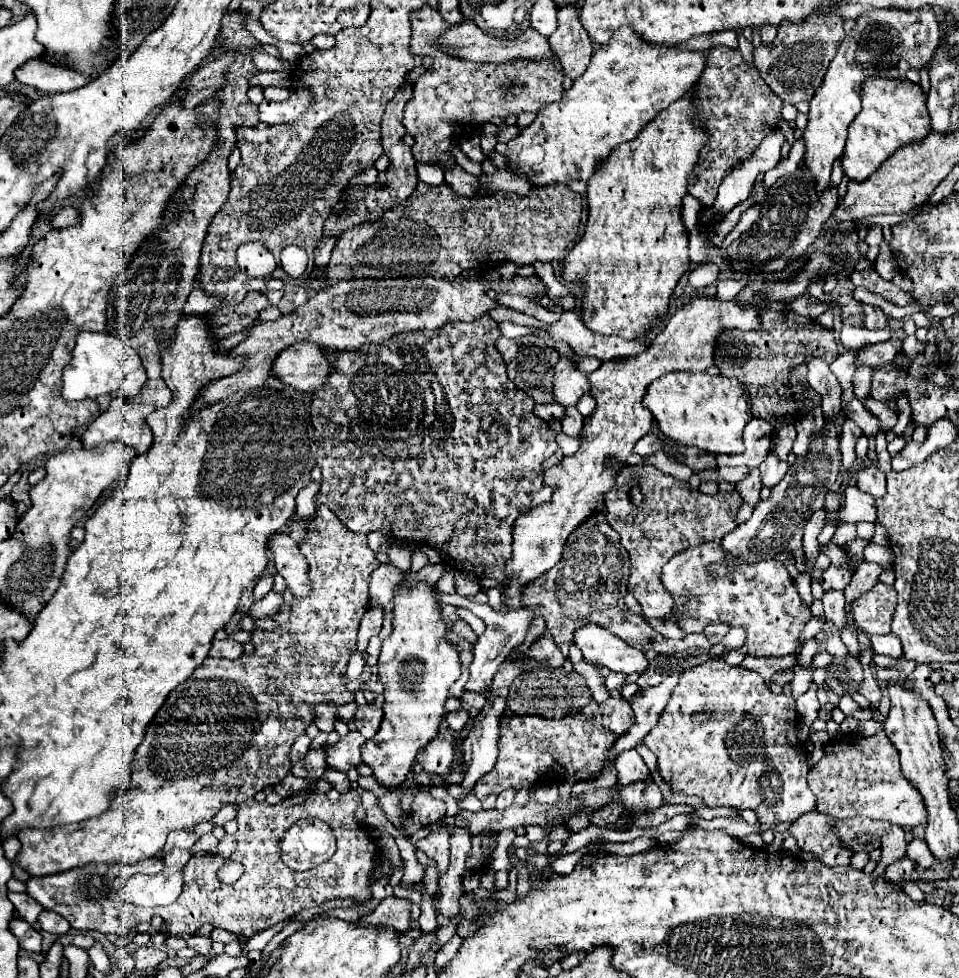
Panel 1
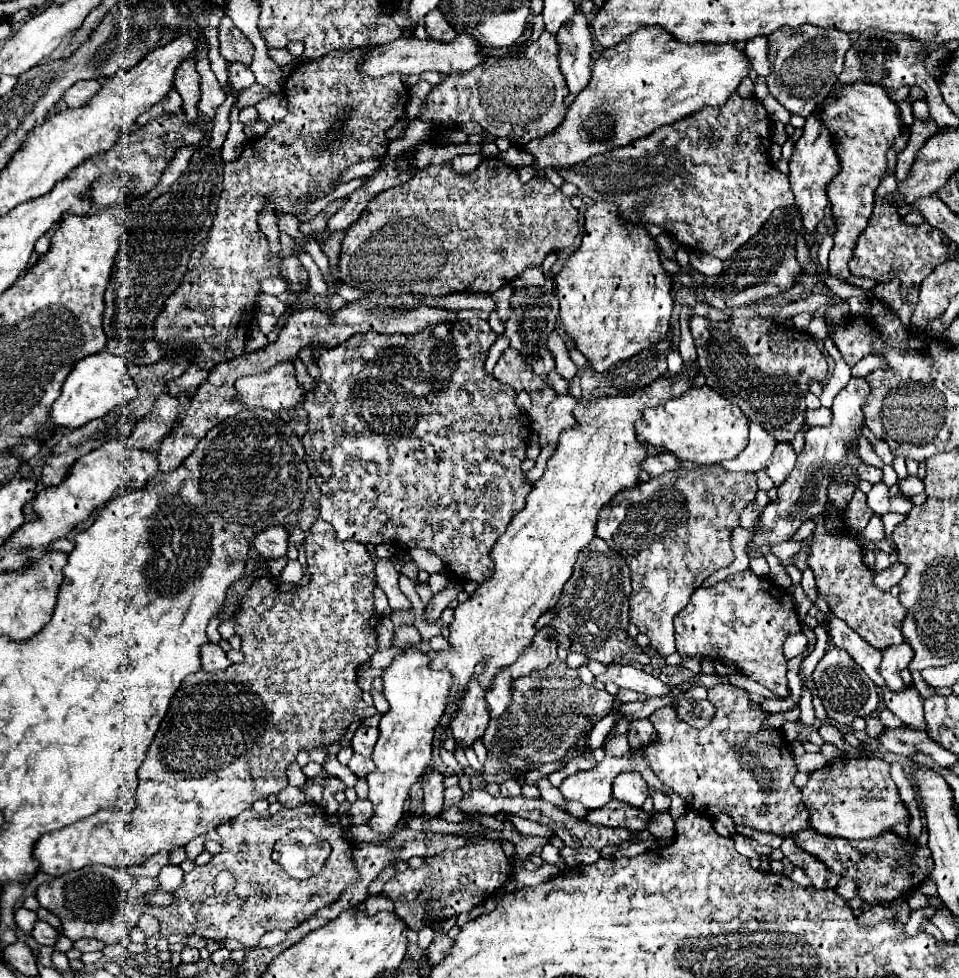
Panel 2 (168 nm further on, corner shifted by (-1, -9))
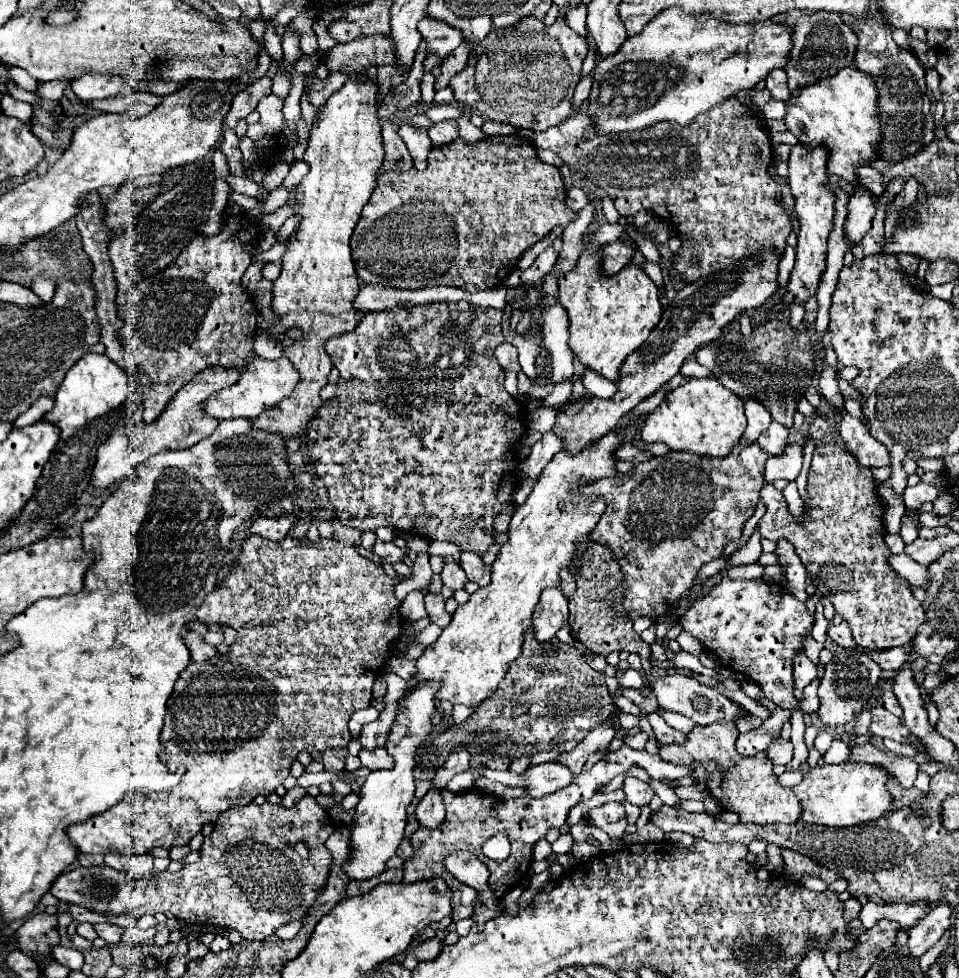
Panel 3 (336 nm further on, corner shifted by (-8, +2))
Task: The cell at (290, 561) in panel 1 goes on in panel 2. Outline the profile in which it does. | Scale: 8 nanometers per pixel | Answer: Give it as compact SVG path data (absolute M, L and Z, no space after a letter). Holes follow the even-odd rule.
M283 526L265 528L253 538L253 548L267 560L281 558L287 554L287 532Z

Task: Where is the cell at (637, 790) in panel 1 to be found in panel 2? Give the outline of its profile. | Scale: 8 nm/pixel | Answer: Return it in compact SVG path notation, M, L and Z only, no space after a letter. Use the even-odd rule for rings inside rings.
M663 812L663 814L655 814L653 820L649 822L647 828L657 840L661 840L661 844L667 844L669 840L675 838L675 826L673 826L673 818L671 814Z

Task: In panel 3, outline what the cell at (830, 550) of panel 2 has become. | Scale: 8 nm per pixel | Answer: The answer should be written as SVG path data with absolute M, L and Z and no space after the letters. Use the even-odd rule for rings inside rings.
M818 445L812 457L812 469L808 473L808 493L812 497L808 519L792 519L782 493L774 485L766 483L760 493L766 513L758 523L758 531L764 539L778 541L780 537L784 537L794 543L796 555L802 559L814 585L832 601L836 613L840 613L844 621L848 621L856 645L868 649L892 649L912 641L918 627L924 623L924 609L916 601L910 583L898 577L888 565L890 551L884 545L884 509L878 501L874 487L876 485L870 469L860 465L856 457L852 457L852 453L848 453L840 445Z

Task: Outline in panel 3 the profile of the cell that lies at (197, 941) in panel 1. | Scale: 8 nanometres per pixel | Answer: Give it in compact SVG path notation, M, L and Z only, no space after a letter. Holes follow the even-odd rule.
M190 939L190 943L188 943L188 959L202 957L204 953L208 953L208 947L200 939Z

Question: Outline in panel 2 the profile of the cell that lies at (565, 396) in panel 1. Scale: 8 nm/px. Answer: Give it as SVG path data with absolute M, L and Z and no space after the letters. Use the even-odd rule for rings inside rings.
M561 394L561 396L555 396L555 400L545 408L533 406L527 410L527 416L531 420L531 428L537 432L541 448L555 444L561 430L571 428L575 404L577 402L571 396Z

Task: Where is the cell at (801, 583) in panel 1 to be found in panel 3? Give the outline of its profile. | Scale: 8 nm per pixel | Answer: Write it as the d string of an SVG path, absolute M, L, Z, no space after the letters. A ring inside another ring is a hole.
M802 649L796 651L792 663L794 663L794 685L798 689L804 689L816 677L816 665L806 657Z

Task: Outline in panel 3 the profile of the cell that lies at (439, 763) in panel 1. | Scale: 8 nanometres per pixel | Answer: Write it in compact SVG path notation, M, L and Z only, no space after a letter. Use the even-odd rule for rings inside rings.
M432 789L424 795L424 799L416 805L416 819L420 821L422 827L434 829L438 827L446 817L444 811L444 801L440 793L432 793Z

